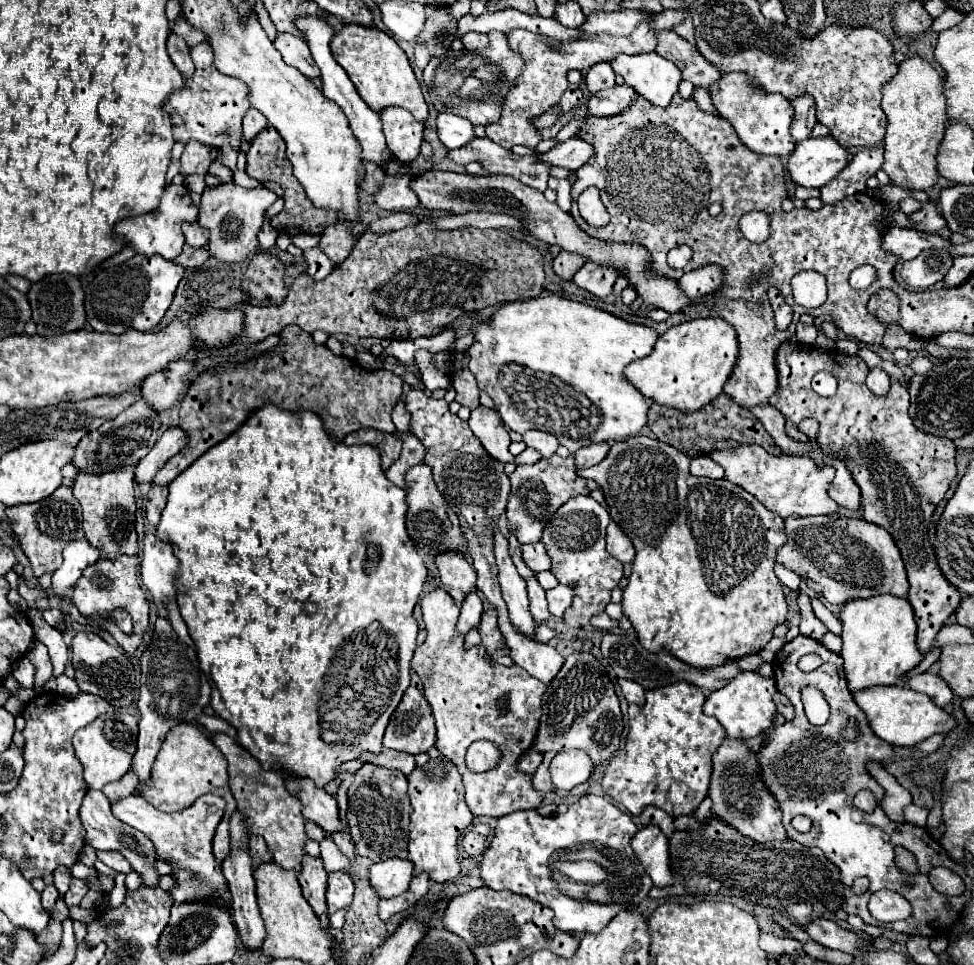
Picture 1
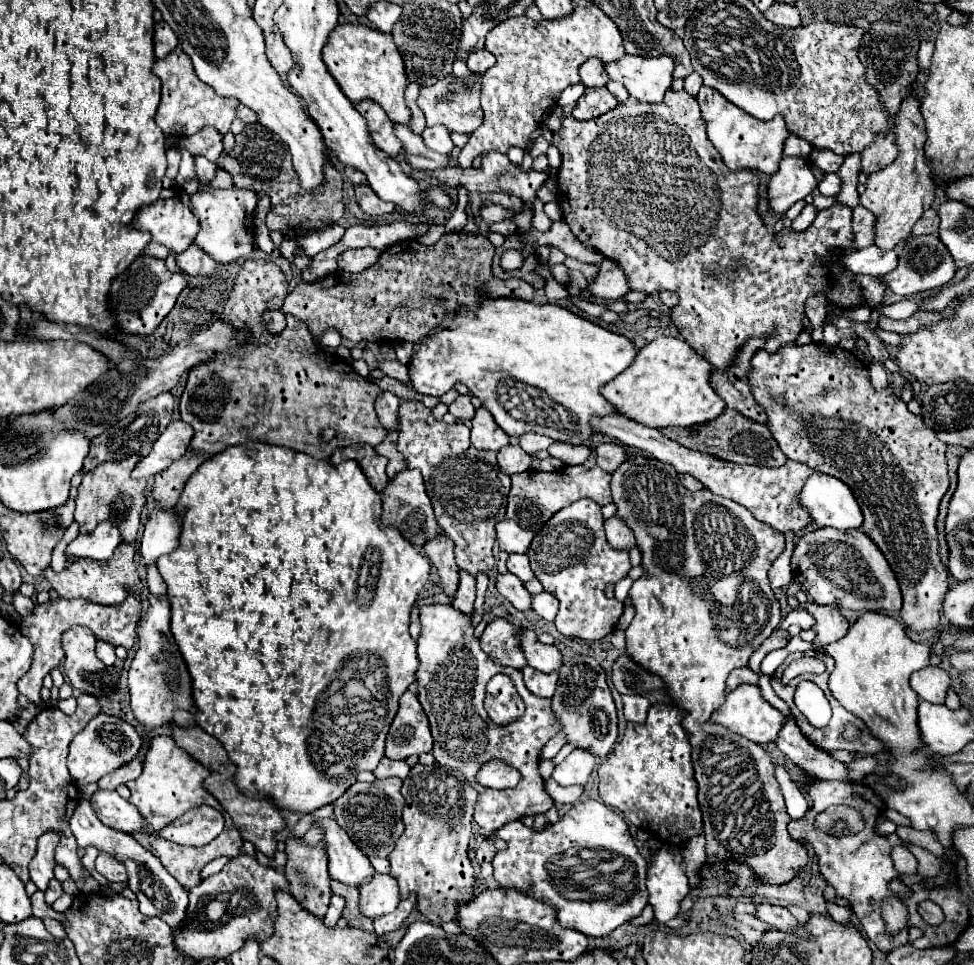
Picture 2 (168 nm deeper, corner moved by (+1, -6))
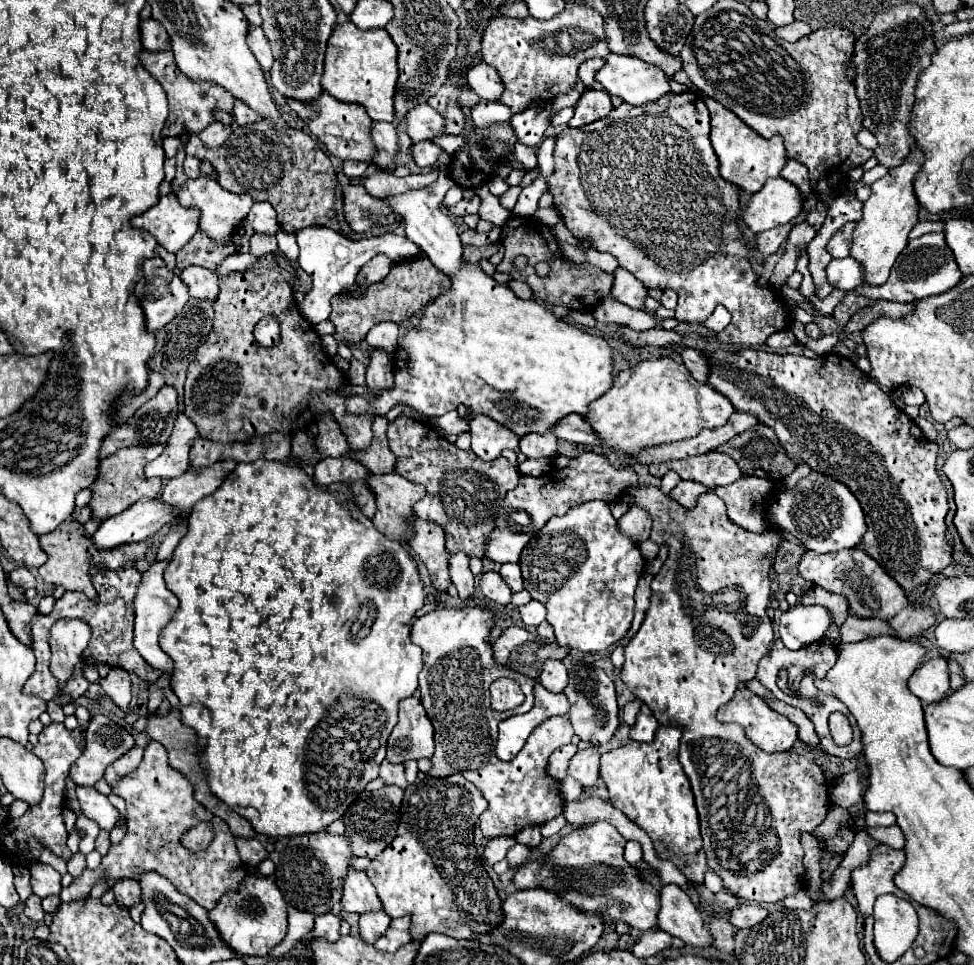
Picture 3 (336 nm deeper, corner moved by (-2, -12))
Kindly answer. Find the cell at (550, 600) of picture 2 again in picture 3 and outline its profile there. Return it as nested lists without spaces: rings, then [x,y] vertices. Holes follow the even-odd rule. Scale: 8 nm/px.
[[[537,601],[521,605],[519,611],[521,611],[521,619],[527,627],[539,627],[547,619],[547,607]]]

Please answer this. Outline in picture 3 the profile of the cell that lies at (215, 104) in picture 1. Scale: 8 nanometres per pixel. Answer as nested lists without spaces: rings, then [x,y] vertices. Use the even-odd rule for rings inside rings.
[[[143,51],[141,53],[141,63],[143,67],[163,85],[167,99],[169,99],[169,119],[167,125],[163,129],[163,137],[179,137],[179,135],[197,135],[201,133],[207,125],[215,123],[215,109],[223,109],[223,111],[233,111],[233,95],[225,93],[223,87],[217,87],[215,83],[193,83],[189,77],[185,77],[175,59],[173,59],[173,51],[159,51],[159,53],[149,53]]]

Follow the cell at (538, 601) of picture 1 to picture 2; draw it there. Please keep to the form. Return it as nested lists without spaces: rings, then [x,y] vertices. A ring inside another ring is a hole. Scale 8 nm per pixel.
[[[498,573],[496,575],[496,589],[500,595],[504,595],[516,609],[520,611],[528,611],[530,603],[532,603],[532,595],[524,589],[524,583],[514,577],[512,573]]]

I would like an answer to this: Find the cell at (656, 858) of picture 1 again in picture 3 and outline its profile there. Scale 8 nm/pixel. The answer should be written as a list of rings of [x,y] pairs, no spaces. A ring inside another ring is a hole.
[[[663,885],[659,903],[661,909],[657,913],[657,921],[661,931],[667,931],[693,947],[711,945],[711,935],[705,927],[703,913],[697,911],[679,885]]]

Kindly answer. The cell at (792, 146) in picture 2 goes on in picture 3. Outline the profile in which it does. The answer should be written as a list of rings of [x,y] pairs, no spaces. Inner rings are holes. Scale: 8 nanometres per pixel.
[[[789,159],[787,165],[785,165],[783,171],[781,171],[781,177],[789,179],[791,183],[797,183],[797,187],[801,189],[801,195],[803,195],[803,197],[809,197],[809,193],[811,193],[809,169],[807,169],[803,163],[799,163],[799,161],[795,161],[795,159]]]

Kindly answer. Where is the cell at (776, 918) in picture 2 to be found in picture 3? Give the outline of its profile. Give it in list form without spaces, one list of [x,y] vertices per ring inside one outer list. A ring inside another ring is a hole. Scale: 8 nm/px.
[[[741,905],[737,909],[731,911],[729,921],[737,927],[737,929],[747,929],[747,927],[755,927],[761,921],[765,921],[769,915],[767,909],[763,909],[761,905]]]

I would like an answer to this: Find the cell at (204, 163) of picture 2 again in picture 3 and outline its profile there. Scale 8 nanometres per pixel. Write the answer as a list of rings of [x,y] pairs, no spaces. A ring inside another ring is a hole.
[[[187,157],[185,159],[185,173],[191,177],[191,179],[197,179],[201,175],[201,161],[197,157]]]

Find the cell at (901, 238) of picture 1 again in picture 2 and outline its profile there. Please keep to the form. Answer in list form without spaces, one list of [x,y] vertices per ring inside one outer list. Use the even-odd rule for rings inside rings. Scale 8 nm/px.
[[[876,245],[856,249],[856,253],[850,253],[842,257],[844,269],[854,275],[870,275],[880,277],[884,273],[890,273],[896,265],[896,249],[892,251],[880,251]]]

